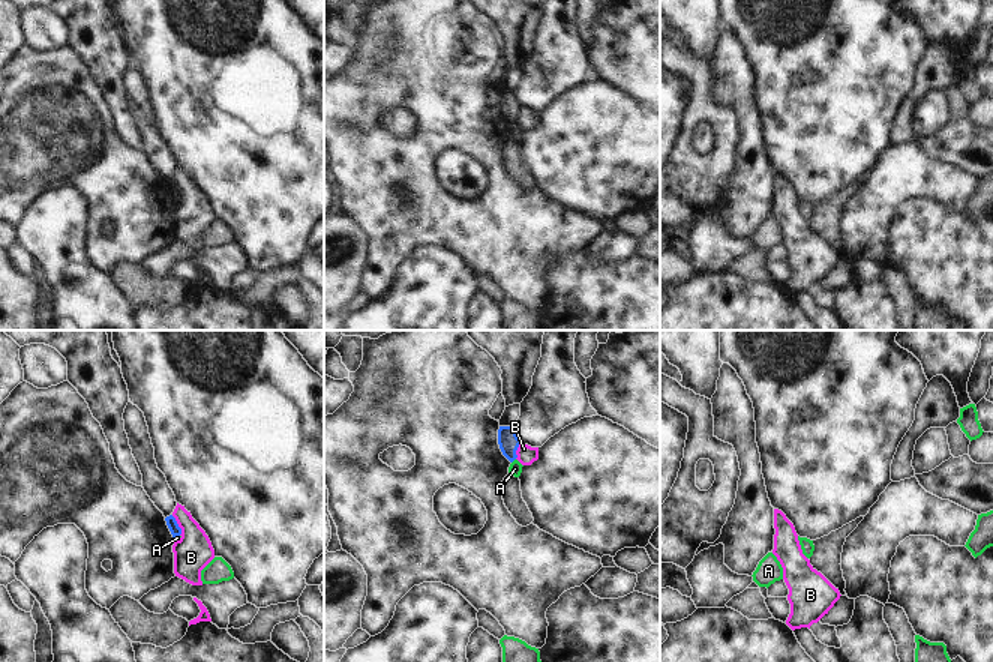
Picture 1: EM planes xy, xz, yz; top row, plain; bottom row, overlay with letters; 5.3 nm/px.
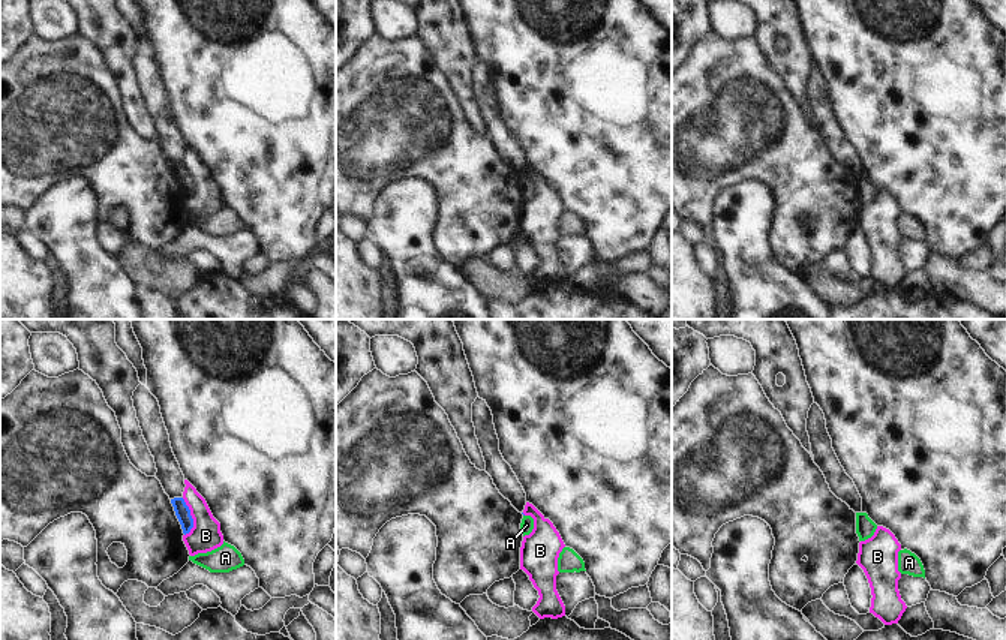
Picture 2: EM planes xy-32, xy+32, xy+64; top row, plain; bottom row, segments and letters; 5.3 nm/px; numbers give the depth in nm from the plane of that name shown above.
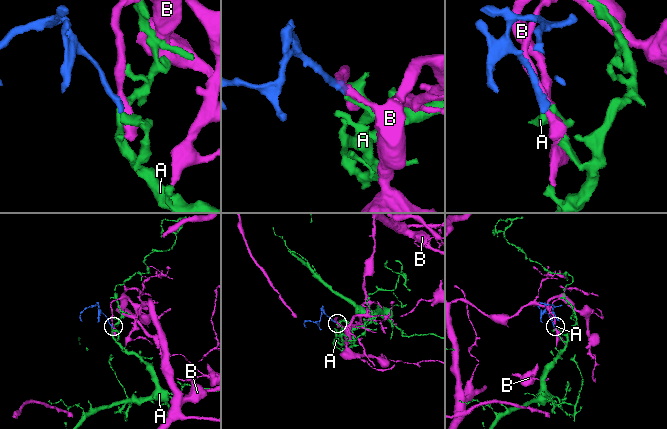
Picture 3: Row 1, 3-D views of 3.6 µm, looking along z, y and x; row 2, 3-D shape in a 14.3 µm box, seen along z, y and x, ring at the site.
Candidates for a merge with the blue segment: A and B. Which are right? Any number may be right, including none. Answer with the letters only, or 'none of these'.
none of these

